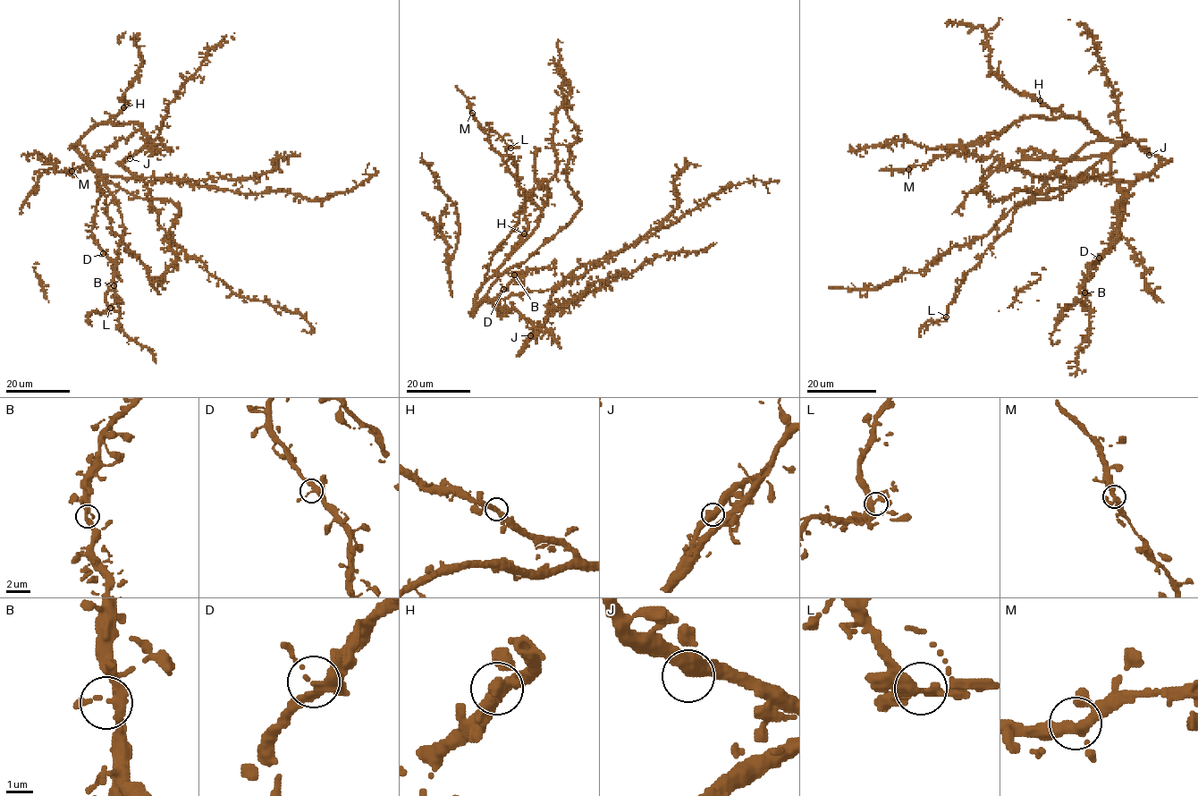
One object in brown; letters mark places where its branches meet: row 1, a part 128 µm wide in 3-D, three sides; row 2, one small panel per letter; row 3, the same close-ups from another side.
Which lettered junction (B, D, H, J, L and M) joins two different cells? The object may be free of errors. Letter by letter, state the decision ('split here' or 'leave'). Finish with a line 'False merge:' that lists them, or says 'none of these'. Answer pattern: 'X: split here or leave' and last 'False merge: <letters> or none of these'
B: leave
D: leave
H: leave
J: leave
L: leave
M: leave
False merge: none of these

